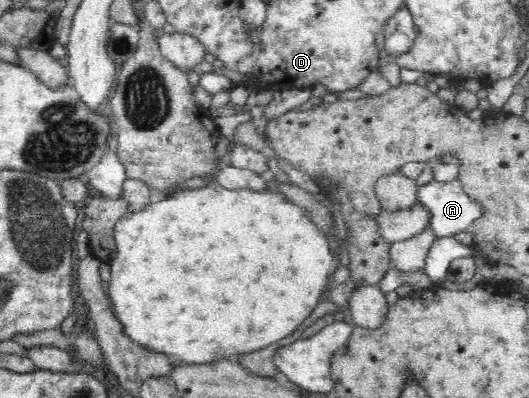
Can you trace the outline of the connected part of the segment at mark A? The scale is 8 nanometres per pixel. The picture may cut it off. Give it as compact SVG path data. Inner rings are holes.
M432 180L416 191L418 202L430 212L429 228L437 238L468 231L482 217L482 204L464 192L460 181Z

